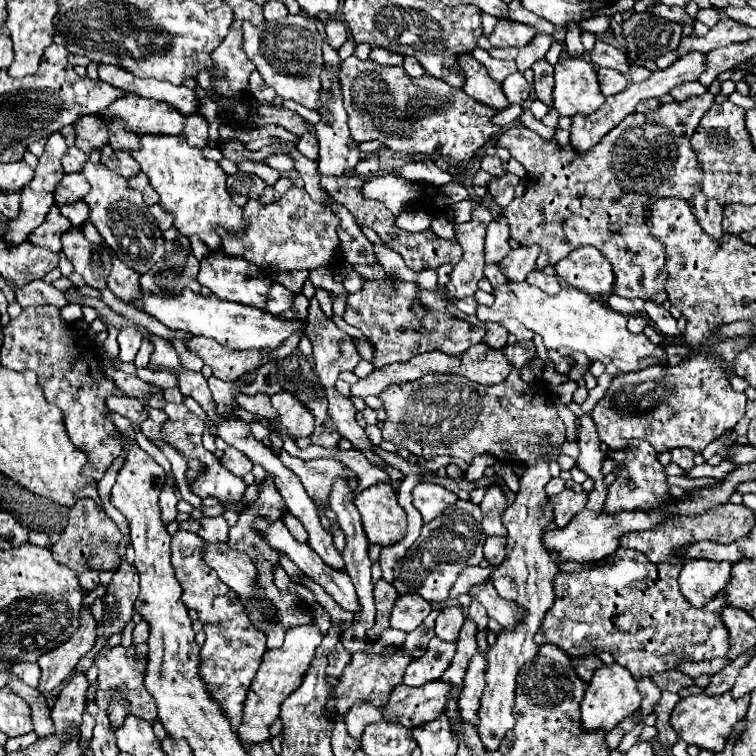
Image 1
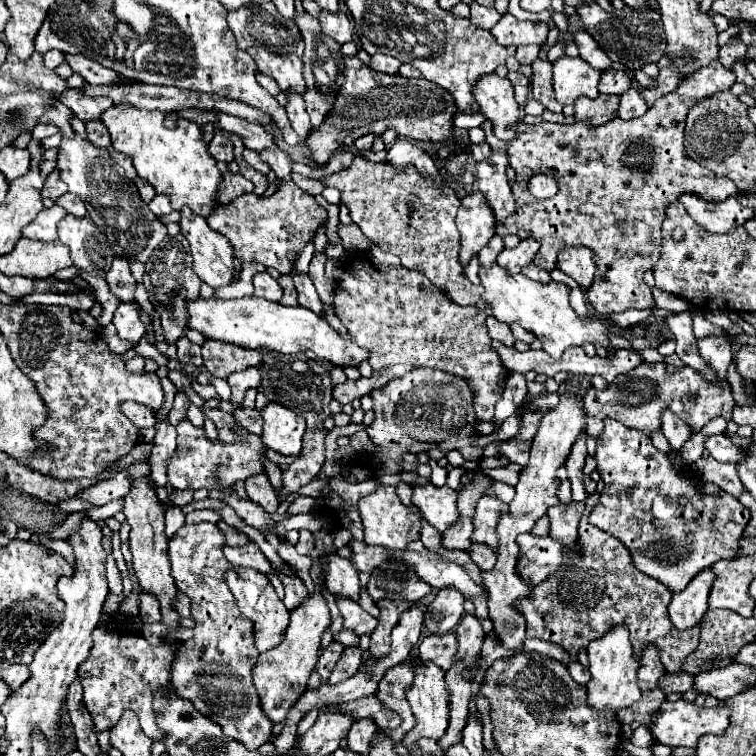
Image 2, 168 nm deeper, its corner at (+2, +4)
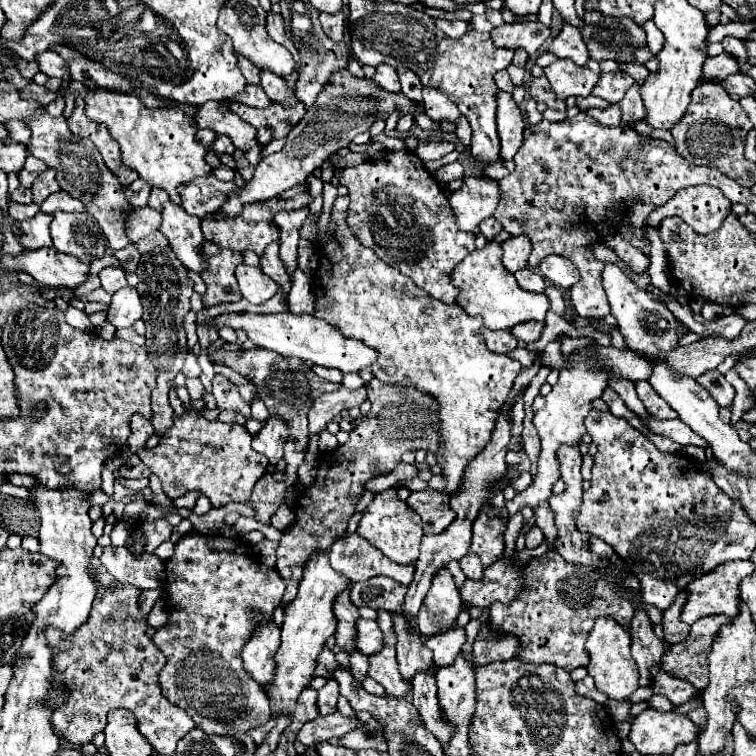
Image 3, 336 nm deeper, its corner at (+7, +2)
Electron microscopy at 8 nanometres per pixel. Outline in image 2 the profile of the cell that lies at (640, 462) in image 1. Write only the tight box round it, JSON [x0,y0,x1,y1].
[588,419,750,593]

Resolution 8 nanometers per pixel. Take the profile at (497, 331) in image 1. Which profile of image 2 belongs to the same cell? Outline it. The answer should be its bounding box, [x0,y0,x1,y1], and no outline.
[486,317,516,347]

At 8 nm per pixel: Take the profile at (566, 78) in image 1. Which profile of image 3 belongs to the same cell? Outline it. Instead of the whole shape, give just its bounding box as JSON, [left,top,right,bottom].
[545,59,599,99]

